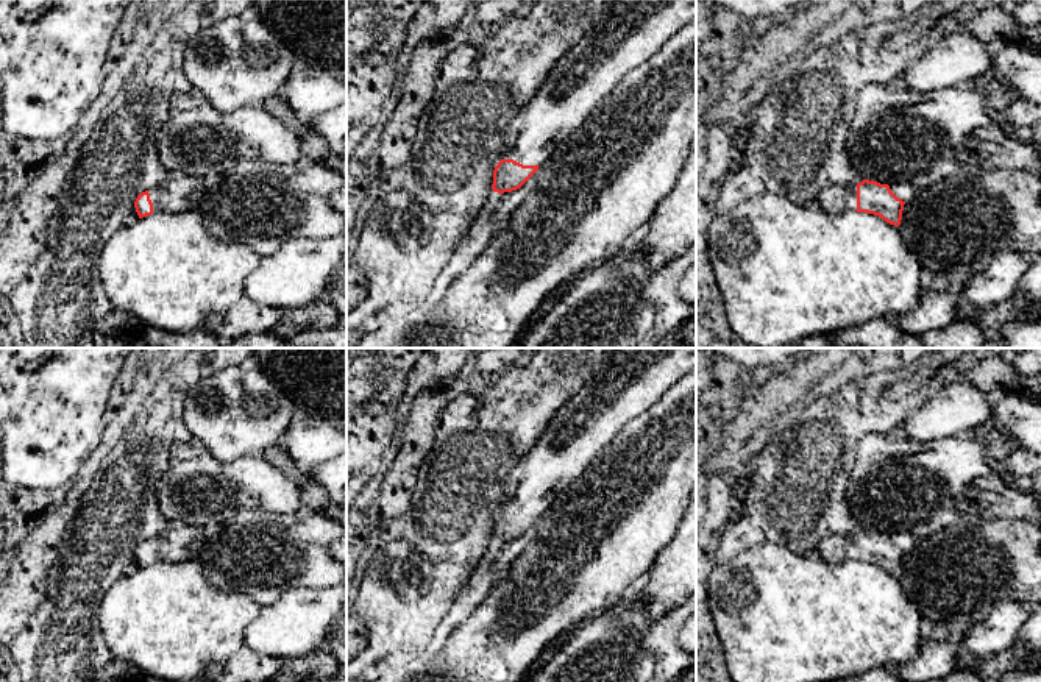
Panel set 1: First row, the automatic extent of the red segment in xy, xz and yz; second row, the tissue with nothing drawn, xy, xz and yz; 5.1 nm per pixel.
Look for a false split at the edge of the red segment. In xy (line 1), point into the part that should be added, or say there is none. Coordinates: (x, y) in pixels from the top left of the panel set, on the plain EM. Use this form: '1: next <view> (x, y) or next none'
1: next xy (180, 542)

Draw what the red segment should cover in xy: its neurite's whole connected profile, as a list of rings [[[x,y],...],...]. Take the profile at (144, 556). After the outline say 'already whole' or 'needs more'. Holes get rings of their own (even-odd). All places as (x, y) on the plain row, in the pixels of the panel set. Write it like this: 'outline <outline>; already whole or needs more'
outline [[[172,523],[156,537],[137,545],[134,551],[139,568],[156,562],[184,562],[197,559],[209,529],[186,523]]]; needs more

